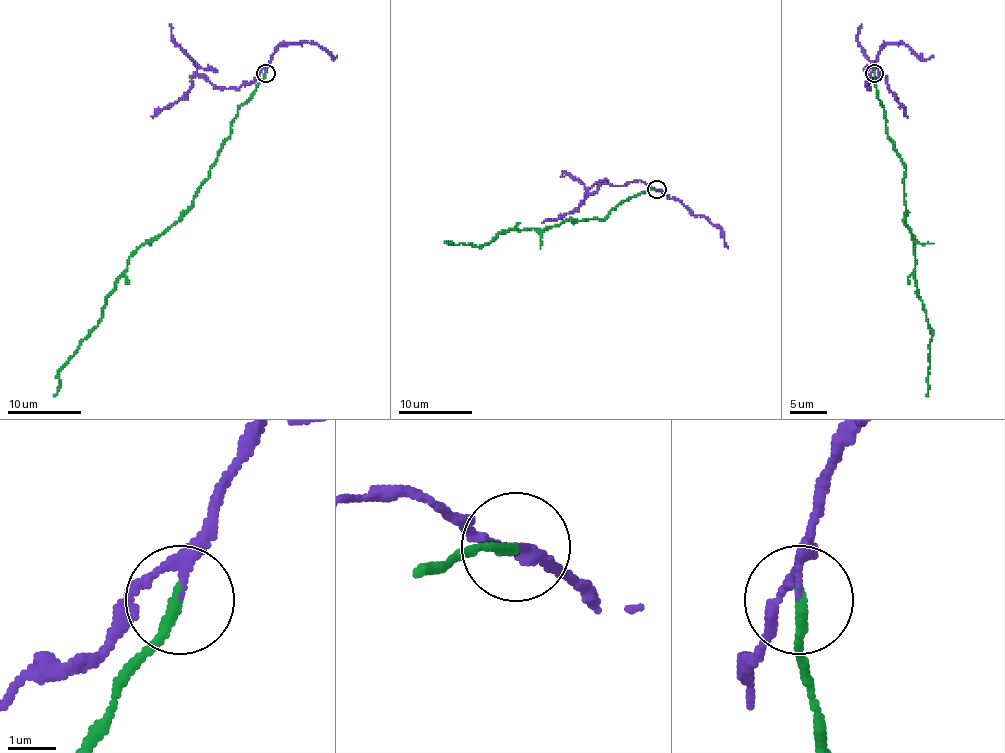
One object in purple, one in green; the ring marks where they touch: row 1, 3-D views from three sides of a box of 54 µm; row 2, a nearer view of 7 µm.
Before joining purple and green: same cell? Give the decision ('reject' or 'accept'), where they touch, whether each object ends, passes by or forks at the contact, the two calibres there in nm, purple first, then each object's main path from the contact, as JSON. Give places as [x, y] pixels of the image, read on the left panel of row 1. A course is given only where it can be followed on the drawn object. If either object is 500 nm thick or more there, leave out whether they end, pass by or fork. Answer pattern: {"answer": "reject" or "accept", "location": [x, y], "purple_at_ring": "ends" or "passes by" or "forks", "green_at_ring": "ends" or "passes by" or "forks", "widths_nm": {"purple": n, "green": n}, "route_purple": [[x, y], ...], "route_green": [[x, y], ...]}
{"answer": "reject", "location": [265, 73], "purple_at_ring": "passes by", "green_at_ring": "ends", "widths_nm": {"purple": 140, "green": 240}, "route_purple": [[265, 74], [263, 68], [248, 83], [234, 88], [219, 88], [195, 76], [182, 96], [151, 116]], "route_green": [[265, 74], [237, 111], [230, 136], [193, 204], [129, 258], [101, 320], [59, 372], [53, 396]]}

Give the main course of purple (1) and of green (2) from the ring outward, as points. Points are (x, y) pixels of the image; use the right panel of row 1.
1: (874, 74), (874, 68), (865, 83), (869, 88), (876, 77), (883, 76), (907, 116)
2: (874, 74), (887, 136), (906, 169), (904, 204), (906, 221), (915, 238), (917, 295), (931, 335), (926, 396)

